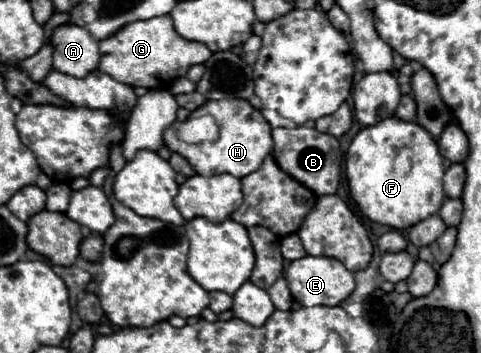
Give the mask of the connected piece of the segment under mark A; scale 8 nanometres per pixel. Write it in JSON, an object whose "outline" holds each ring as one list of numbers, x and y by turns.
{"outline":[[63,24,53,30,49,42,53,46,53,68,57,72,83,78,97,70,101,58,99,46,85,28]]}

